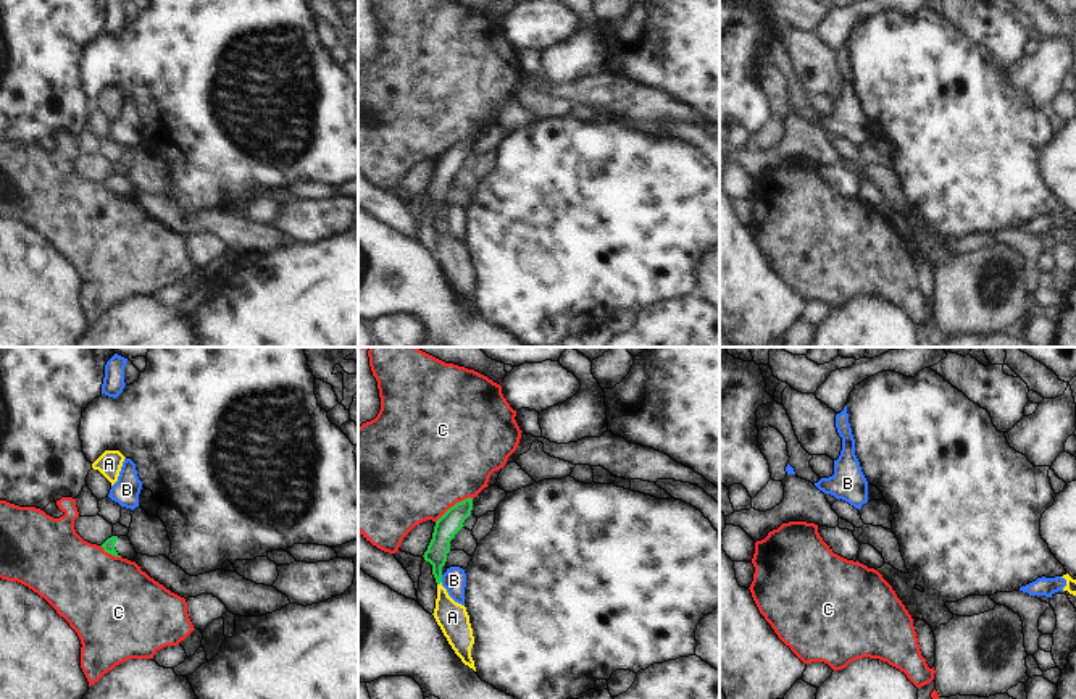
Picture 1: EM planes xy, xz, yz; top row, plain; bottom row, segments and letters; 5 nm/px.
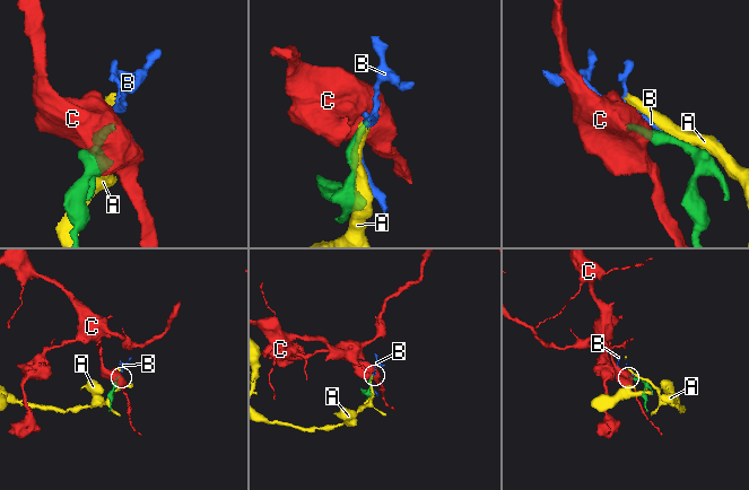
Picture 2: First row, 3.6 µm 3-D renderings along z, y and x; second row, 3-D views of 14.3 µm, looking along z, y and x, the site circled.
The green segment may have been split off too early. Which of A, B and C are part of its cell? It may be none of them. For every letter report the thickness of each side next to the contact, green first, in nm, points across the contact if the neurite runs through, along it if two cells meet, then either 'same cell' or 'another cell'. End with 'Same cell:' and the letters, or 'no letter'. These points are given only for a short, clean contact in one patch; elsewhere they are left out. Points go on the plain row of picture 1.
A: calibres 110 and 160 nm; border xz (441, 220), (437, 223); another cell
B: calibres 120 and 120 nm; border xz (441, 213), (442, 220); another cell
C: calibres 120 and 500 nm; border xz (471, 136), (457, 139), (436, 160); another cell
Same cell: no letter

